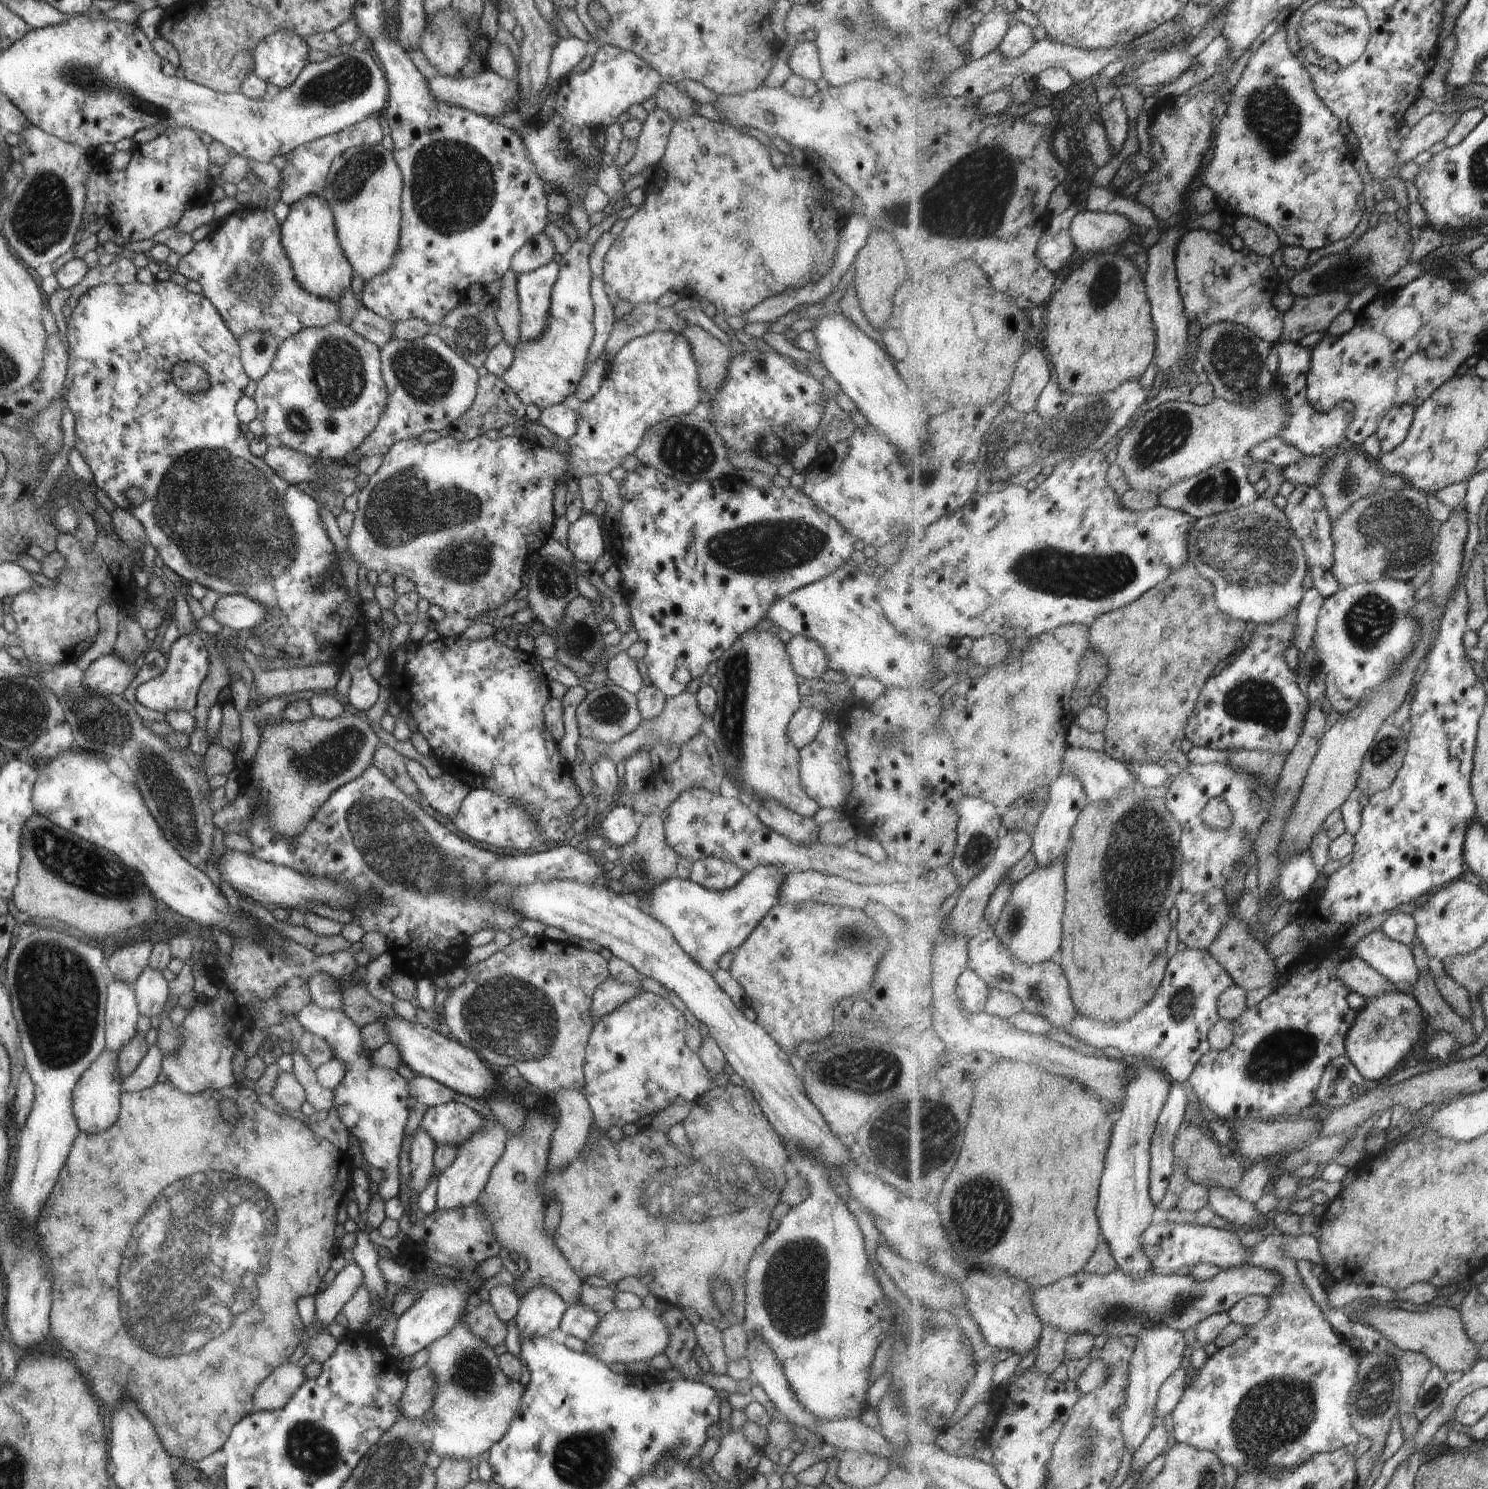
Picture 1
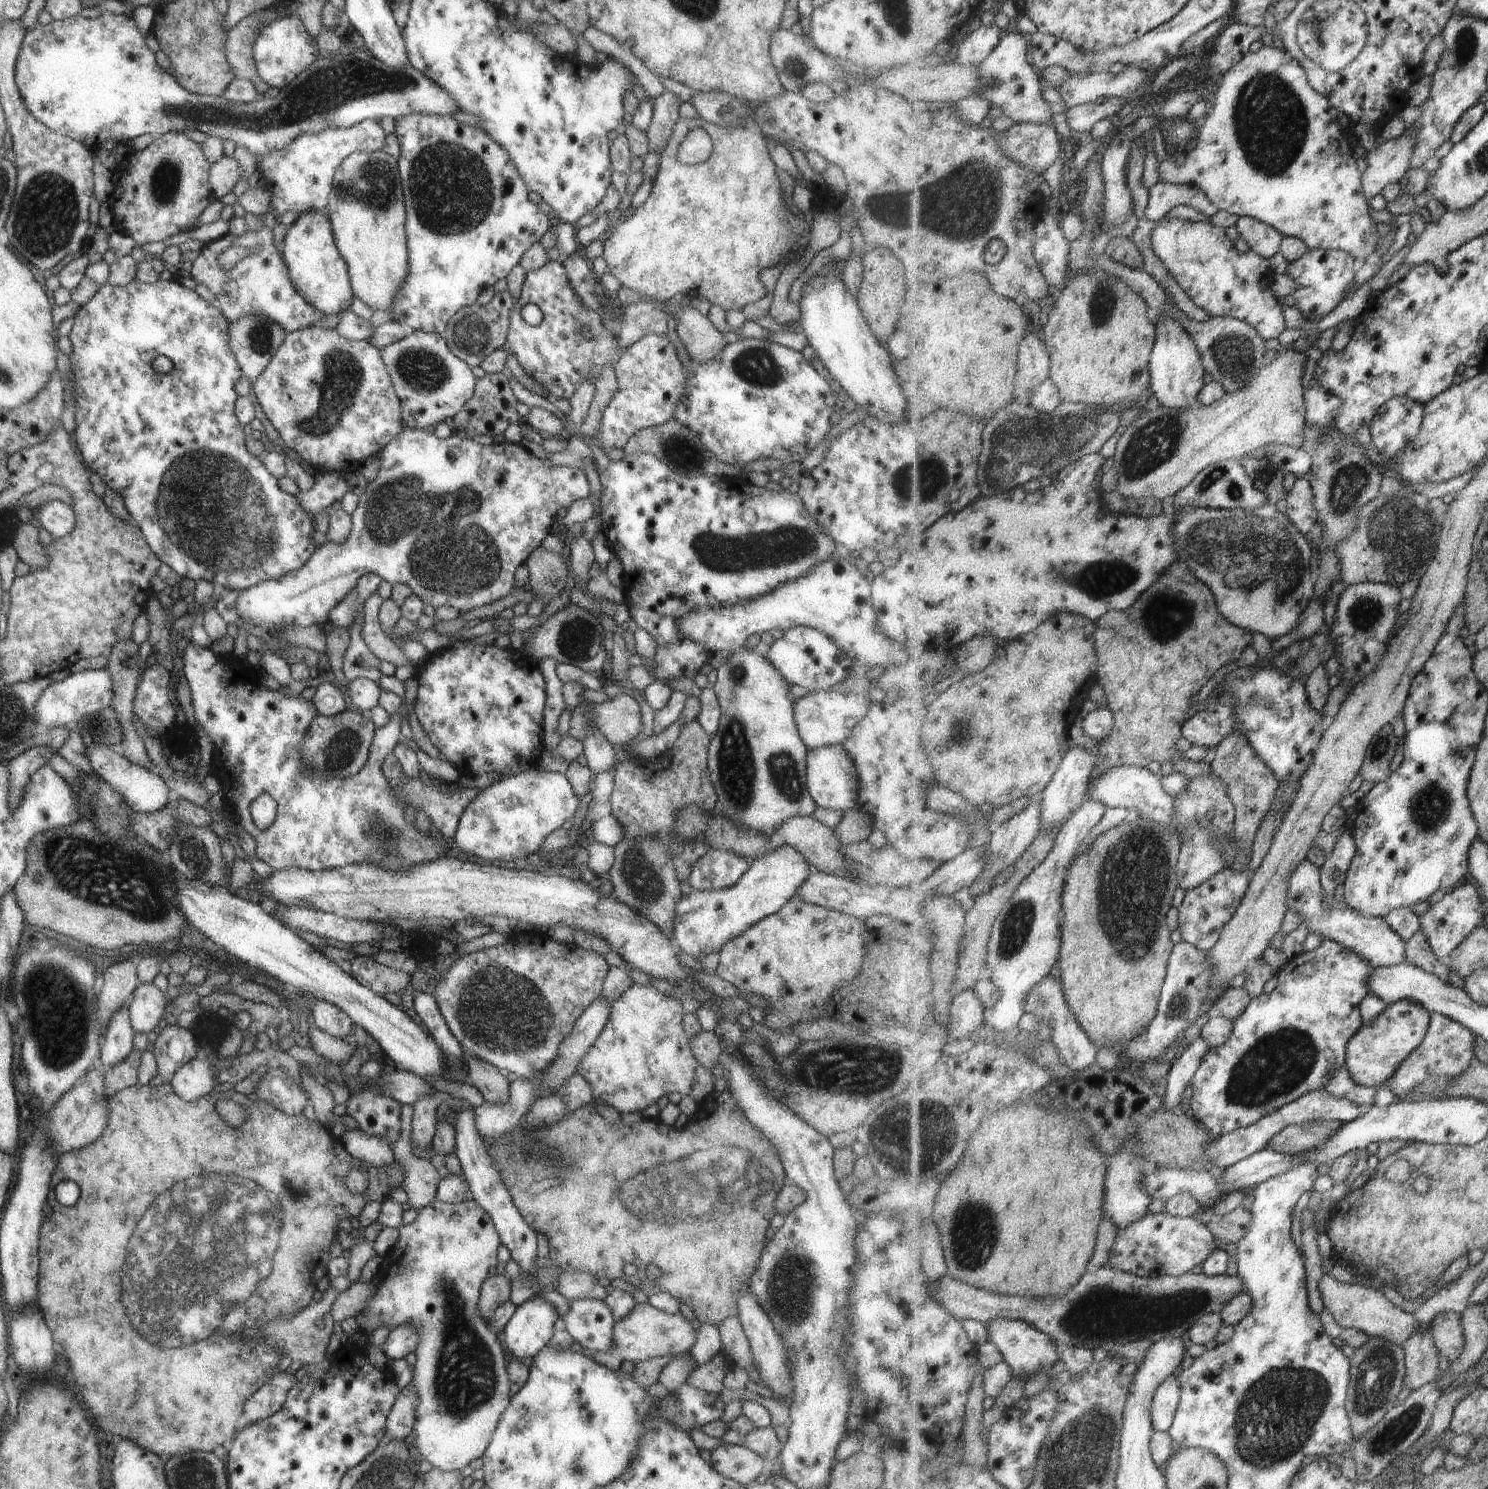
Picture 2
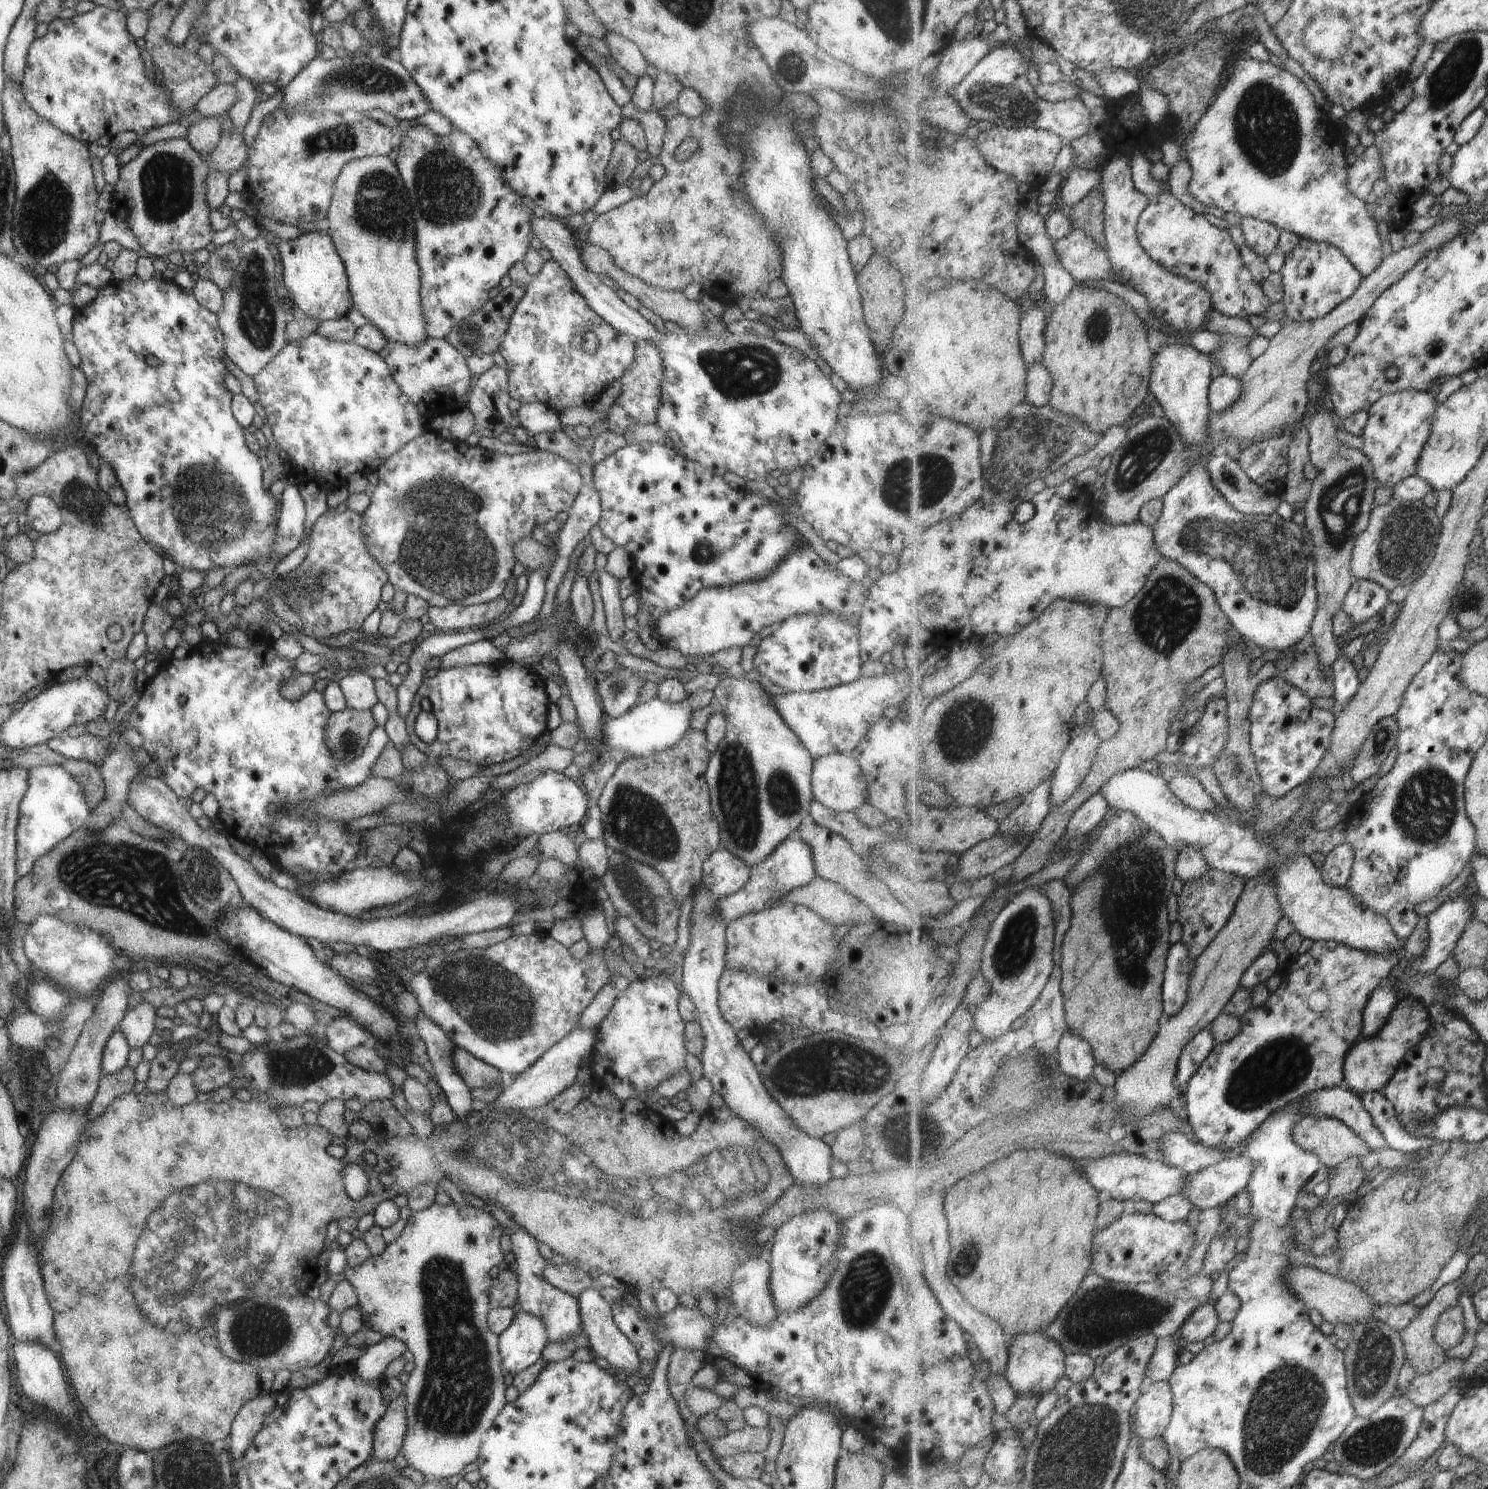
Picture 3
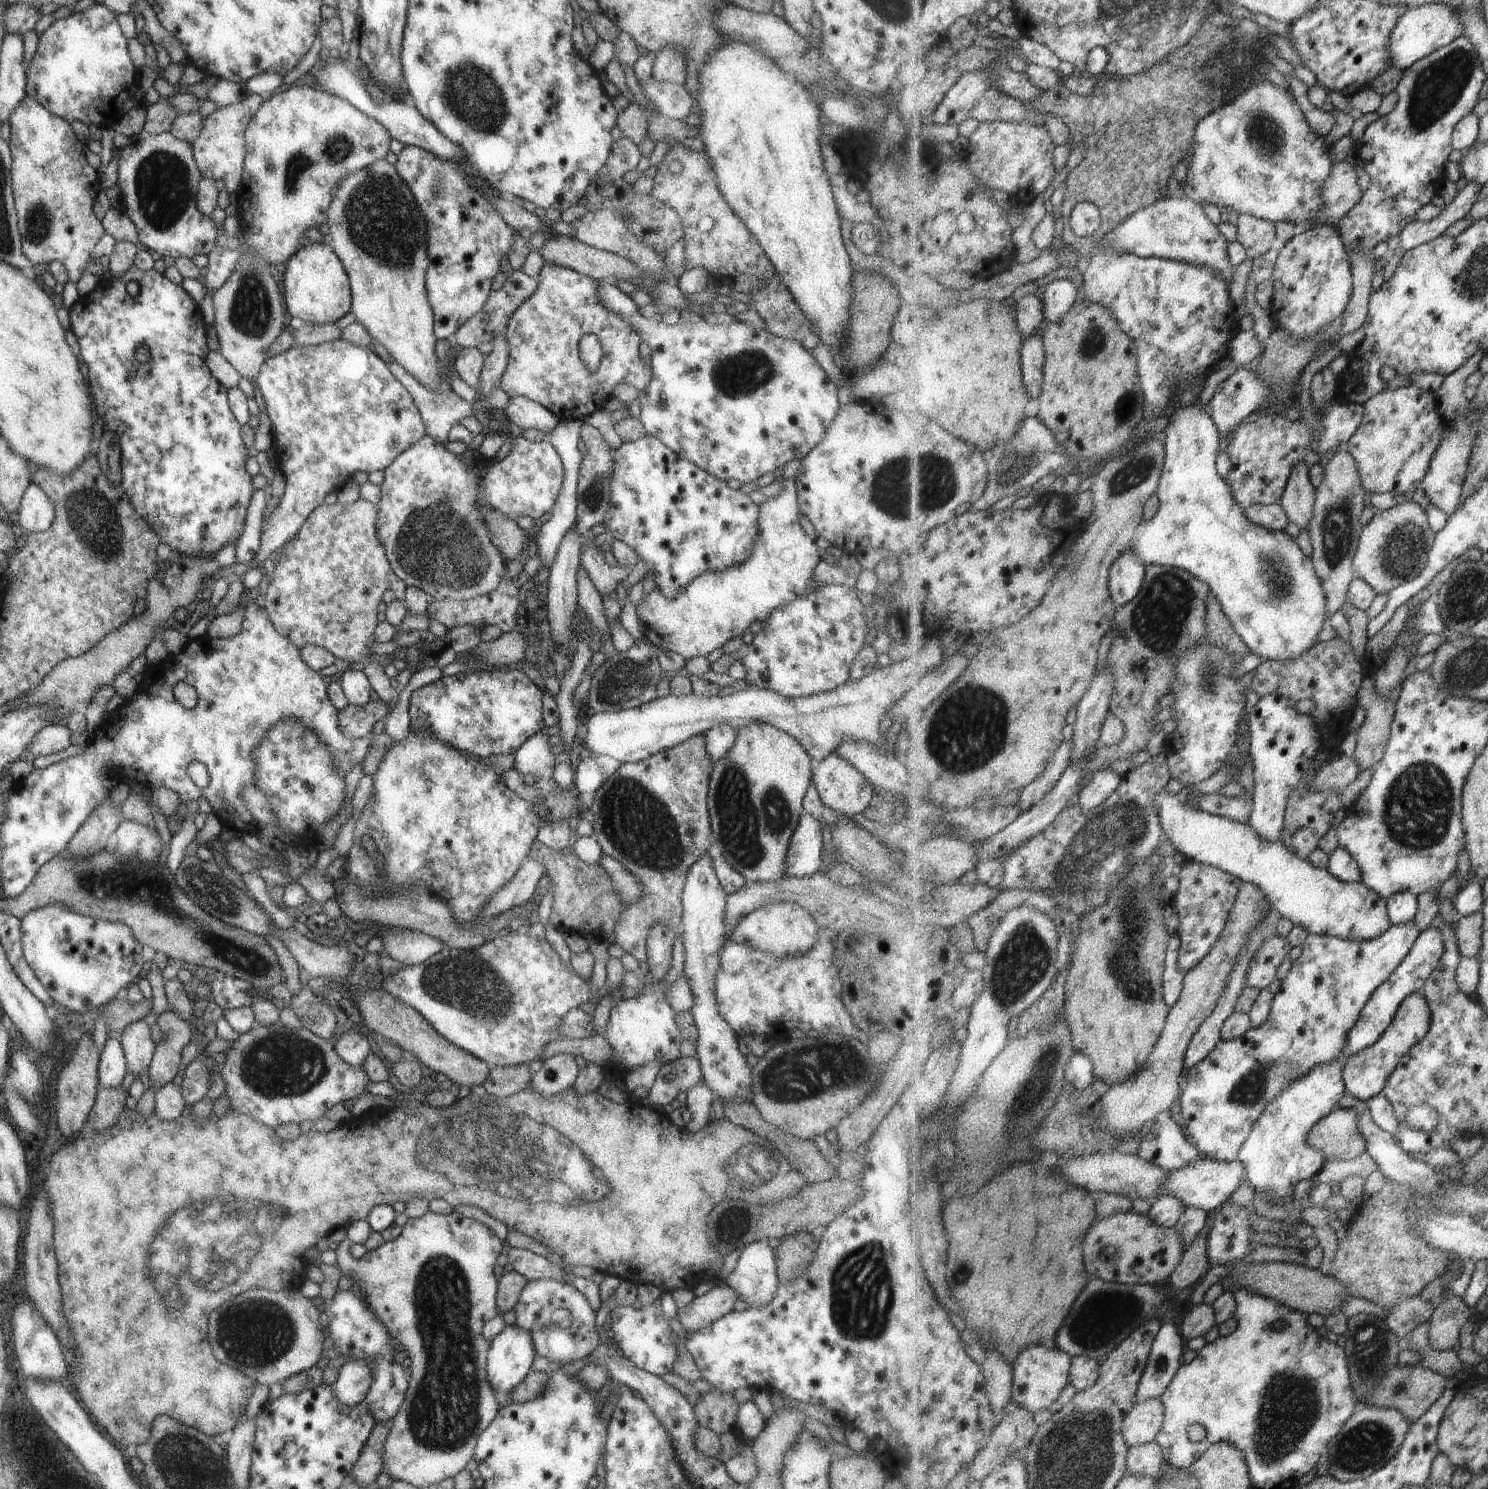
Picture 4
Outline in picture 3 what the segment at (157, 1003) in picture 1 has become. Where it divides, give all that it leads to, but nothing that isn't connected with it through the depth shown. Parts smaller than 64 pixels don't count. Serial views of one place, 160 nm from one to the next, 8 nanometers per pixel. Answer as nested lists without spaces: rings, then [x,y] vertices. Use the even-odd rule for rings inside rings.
[[[137,1003],[119,1021],[120,1031],[131,1048],[141,1047],[155,1032],[155,1009],[149,1003]]]

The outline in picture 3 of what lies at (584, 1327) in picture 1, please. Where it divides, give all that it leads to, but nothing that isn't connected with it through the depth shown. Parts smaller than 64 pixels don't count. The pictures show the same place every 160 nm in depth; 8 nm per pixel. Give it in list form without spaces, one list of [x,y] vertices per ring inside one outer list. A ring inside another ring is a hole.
[[[598,1287],[583,1289],[576,1296],[579,1307],[579,1318],[582,1326],[583,1335],[587,1336],[589,1341],[589,1350],[594,1356],[605,1358],[613,1367],[613,1371],[618,1368],[626,1371],[627,1375],[636,1373],[640,1360],[633,1348],[633,1345],[623,1333],[617,1328],[615,1321],[612,1319],[612,1310],[610,1305],[599,1295]]]

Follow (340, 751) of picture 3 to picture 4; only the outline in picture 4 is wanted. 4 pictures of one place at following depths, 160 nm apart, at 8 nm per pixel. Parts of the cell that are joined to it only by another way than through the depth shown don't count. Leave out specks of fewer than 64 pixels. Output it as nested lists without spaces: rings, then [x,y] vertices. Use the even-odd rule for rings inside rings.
[[[381,699],[369,700],[363,706],[347,705],[338,710],[338,729],[348,739],[370,736],[371,727],[389,712],[388,704]]]

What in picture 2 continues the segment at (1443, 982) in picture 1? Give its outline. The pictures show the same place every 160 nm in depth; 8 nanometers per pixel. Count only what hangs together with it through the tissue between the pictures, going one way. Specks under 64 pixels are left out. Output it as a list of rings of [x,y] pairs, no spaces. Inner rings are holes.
[[[1419,930],[1411,940],[1406,942],[1406,951],[1409,963],[1415,964],[1418,968],[1441,978],[1441,980],[1448,980],[1448,966],[1435,957],[1433,948],[1429,945],[1428,937],[1425,936],[1423,930]]]

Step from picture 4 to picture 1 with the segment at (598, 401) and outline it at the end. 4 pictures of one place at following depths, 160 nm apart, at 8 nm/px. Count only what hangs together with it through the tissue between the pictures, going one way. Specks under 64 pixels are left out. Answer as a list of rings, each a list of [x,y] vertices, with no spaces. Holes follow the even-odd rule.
[[[550,261],[536,270],[517,275],[518,342],[537,340],[547,328],[551,288],[557,280],[559,266]]]

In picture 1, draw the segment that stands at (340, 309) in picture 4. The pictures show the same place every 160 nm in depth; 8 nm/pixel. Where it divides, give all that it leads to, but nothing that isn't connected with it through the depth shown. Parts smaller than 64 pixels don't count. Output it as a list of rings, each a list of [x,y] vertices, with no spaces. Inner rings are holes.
[[[309,194],[297,200],[297,202],[293,202],[288,207],[289,213],[285,216],[285,220],[281,222],[280,226],[280,244],[285,252],[285,256],[287,256],[287,260],[289,260],[295,282],[297,282],[301,290],[307,294],[313,294],[315,298],[323,298],[331,300],[331,302],[338,301],[343,292],[350,287],[353,270],[351,270],[349,262],[347,262],[344,254],[341,252],[341,248],[339,248],[329,204],[327,204],[322,194]]]

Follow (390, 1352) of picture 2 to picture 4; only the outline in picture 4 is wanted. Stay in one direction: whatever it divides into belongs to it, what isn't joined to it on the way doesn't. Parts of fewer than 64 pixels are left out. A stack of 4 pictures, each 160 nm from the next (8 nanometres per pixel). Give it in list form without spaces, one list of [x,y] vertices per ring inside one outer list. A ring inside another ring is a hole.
[[[353,1359],[338,1369],[338,1377],[331,1385],[334,1397],[345,1406],[353,1406],[365,1398],[372,1381],[369,1361]]]

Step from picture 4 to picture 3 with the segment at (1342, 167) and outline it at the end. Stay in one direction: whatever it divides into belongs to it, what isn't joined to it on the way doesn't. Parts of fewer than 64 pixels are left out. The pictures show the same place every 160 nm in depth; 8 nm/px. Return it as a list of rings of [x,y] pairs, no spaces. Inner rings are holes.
[[[1371,145],[1350,166],[1350,189],[1361,199],[1369,202],[1377,180],[1386,178],[1382,152],[1377,145]]]

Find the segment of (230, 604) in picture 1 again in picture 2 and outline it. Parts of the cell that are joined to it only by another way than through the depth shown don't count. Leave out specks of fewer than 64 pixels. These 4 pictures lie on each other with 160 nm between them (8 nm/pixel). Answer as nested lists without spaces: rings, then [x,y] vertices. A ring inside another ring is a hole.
[[[404,428],[397,438],[393,438],[379,454],[380,464],[379,472],[375,480],[371,480],[365,491],[358,498],[358,504],[350,515],[350,534],[349,538],[343,544],[328,545],[322,542],[315,552],[305,560],[305,564],[297,570],[289,570],[285,574],[281,574],[279,578],[267,578],[262,582],[257,582],[254,586],[240,592],[235,600],[235,610],[238,618],[242,618],[245,623],[265,624],[265,626],[279,626],[279,624],[292,624],[299,627],[311,626],[311,624],[323,624],[327,621],[327,612],[341,601],[341,598],[351,588],[354,583],[360,579],[361,574],[372,573],[377,574],[378,578],[385,580],[391,585],[404,584],[415,594],[424,604],[429,605],[433,609],[441,606],[449,606],[456,609],[461,614],[466,613],[472,608],[491,604],[491,602],[500,599],[509,594],[513,587],[513,578],[516,569],[524,564],[531,550],[540,545],[545,534],[550,533],[551,525],[557,520],[556,514],[560,508],[567,509],[571,502],[579,498],[588,498],[589,486],[585,474],[581,469],[571,466],[547,466],[541,460],[532,456],[520,444],[489,444],[489,446],[480,446],[471,439],[452,434],[445,440],[440,440],[434,434],[429,434],[425,429],[409,429]],[[451,515],[451,524],[439,524],[441,520]]]

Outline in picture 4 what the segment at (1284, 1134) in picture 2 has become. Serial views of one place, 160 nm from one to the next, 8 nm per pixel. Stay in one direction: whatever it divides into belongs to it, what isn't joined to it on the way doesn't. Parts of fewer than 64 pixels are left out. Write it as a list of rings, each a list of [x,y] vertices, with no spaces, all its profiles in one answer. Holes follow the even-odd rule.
[[[1337,1109],[1317,1121],[1308,1132],[1308,1142],[1328,1159],[1352,1161],[1368,1151],[1364,1136],[1360,1133],[1357,1115],[1352,1110]]]

